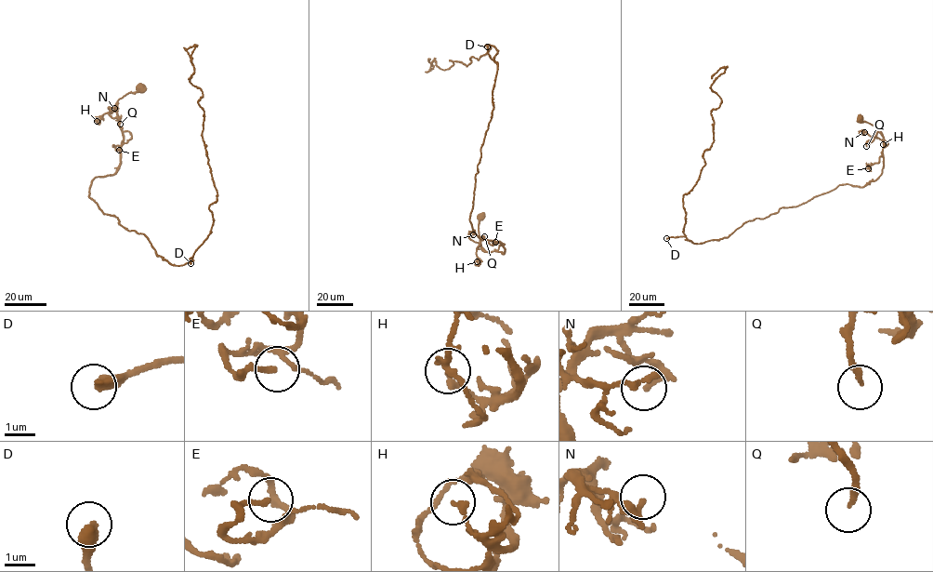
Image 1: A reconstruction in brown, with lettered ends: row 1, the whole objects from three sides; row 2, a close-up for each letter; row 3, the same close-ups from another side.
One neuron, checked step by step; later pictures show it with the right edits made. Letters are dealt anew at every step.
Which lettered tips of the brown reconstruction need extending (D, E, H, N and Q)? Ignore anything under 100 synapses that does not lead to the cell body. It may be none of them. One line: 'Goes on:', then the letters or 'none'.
Goes on: D

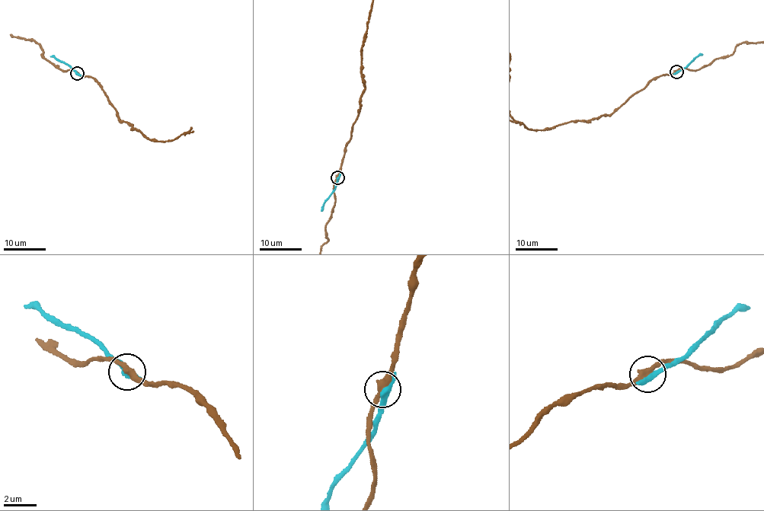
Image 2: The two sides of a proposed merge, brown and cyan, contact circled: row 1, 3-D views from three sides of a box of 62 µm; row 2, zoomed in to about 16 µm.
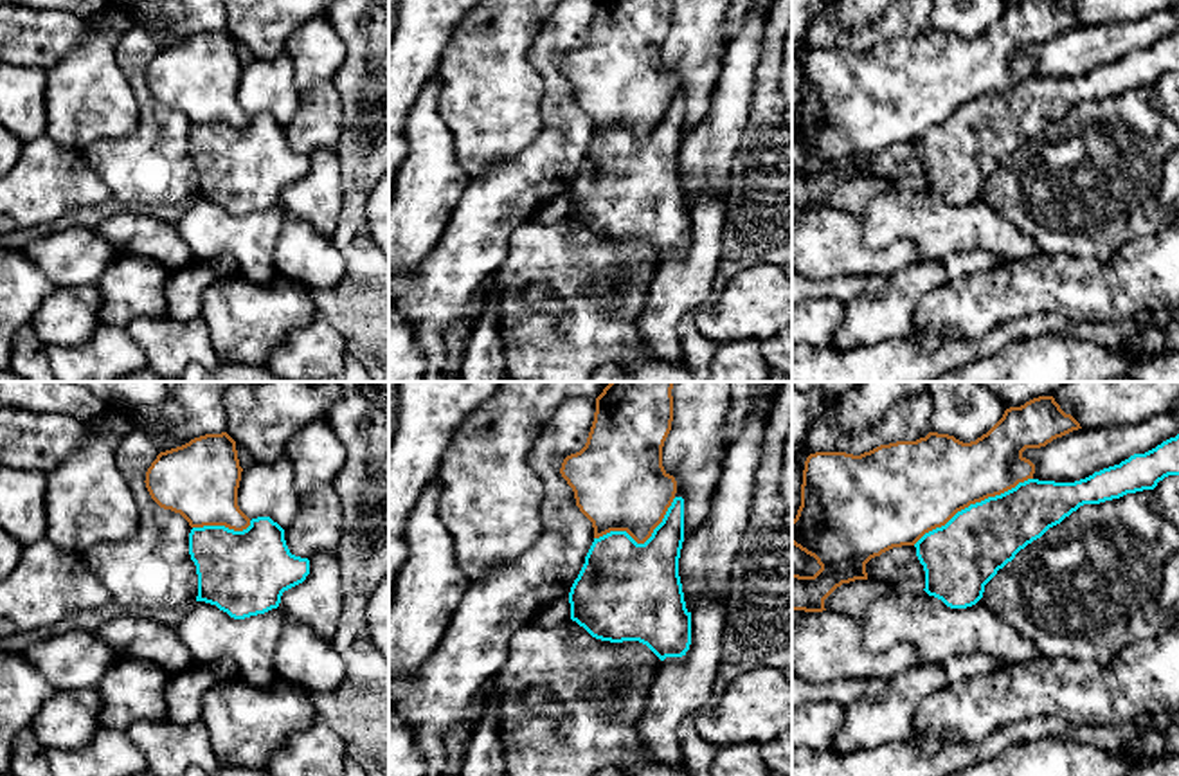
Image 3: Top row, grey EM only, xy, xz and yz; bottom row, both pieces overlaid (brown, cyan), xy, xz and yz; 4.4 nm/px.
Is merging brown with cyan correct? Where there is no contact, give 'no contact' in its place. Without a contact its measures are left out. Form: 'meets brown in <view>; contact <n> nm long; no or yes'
meets brown in yz; contact 600 nm long; no

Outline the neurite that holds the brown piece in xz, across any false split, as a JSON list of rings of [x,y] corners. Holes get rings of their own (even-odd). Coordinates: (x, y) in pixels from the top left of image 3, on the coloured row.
[[[610,382],[596,398],[594,421],[585,447],[563,459],[560,474],[574,492],[576,506],[592,522],[594,538],[626,531],[644,544],[662,522],[677,493],[677,481],[662,466],[662,447],[673,421],[673,382]]]

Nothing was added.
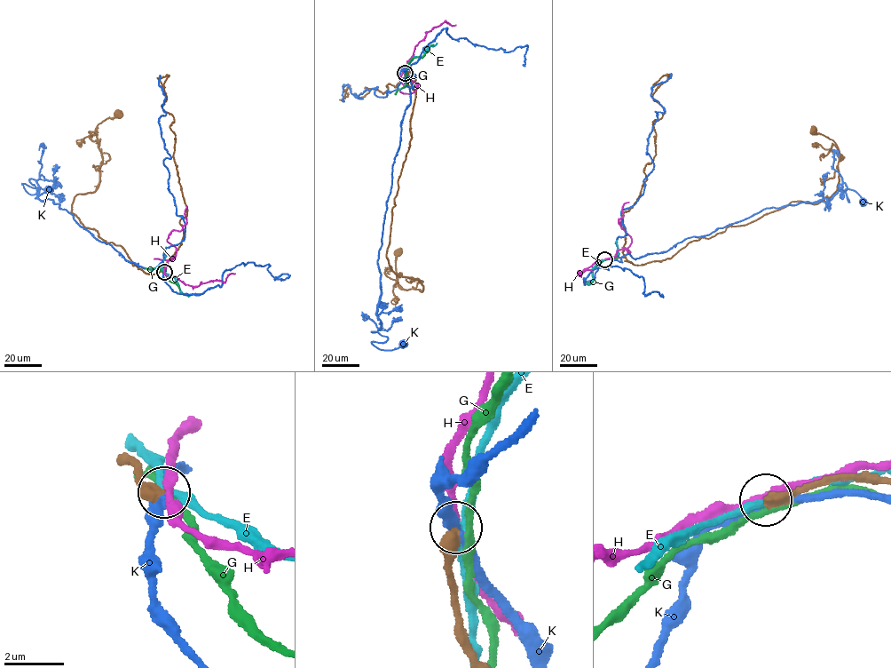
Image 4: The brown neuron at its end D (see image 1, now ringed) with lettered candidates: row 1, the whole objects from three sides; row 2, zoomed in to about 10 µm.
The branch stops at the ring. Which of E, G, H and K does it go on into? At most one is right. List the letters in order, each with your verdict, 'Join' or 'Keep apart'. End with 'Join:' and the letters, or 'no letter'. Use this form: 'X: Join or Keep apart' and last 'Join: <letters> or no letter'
E: Keep apart
G: Keep apart
H: Keep apart
K: Keep apart
Join: no letter

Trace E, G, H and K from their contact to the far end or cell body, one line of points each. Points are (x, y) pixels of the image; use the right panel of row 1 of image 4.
E: (606, 259), (595, 265), (593, 279), (587, 282), (588, 284)
G: (605, 259), (593, 267), (593, 279), (587, 284)
H: (604, 259), (630, 245), (631, 239), (618, 221), (623, 217), (623, 205), (628, 202)
K: (605, 259), (663, 252), (766, 208), (827, 201), (840, 184), (848, 202), (847, 189), (863, 201)

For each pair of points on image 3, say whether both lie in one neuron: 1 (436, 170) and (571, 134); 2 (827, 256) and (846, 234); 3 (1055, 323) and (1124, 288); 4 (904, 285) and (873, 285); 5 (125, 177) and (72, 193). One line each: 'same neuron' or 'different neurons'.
1: different neurons
2: same neuron
3: different neurons
4: different neurons
5: different neurons

